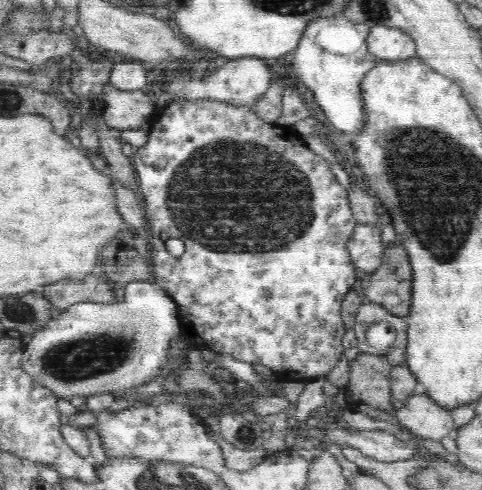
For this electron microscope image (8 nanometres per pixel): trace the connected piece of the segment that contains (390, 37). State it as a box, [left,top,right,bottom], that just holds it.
[367,25,417,60]

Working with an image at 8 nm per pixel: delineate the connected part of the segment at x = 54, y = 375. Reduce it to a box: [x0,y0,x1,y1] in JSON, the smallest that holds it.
[21,280,182,401]

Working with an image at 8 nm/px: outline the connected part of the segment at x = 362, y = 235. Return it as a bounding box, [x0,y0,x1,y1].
[345,223,385,275]

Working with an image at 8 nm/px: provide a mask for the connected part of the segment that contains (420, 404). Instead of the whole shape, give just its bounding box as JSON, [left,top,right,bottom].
[396,393,456,441]

